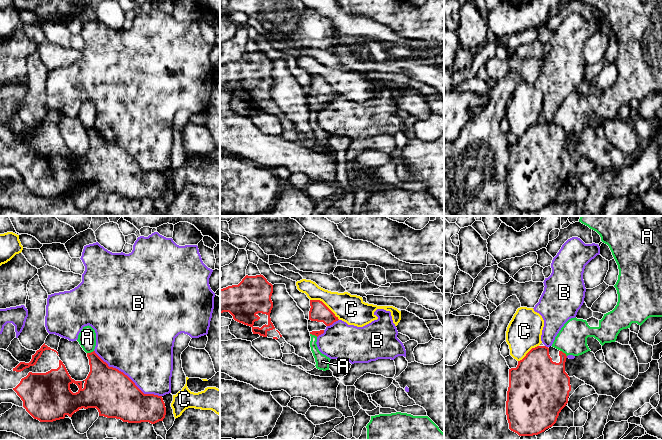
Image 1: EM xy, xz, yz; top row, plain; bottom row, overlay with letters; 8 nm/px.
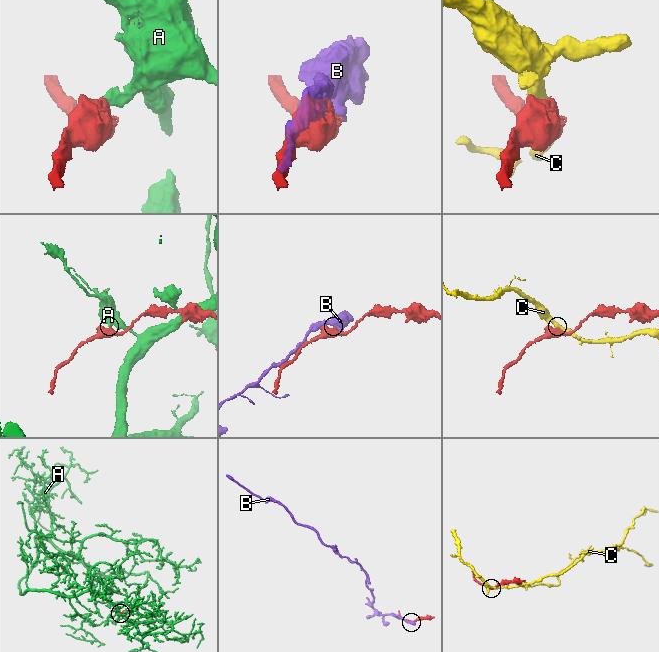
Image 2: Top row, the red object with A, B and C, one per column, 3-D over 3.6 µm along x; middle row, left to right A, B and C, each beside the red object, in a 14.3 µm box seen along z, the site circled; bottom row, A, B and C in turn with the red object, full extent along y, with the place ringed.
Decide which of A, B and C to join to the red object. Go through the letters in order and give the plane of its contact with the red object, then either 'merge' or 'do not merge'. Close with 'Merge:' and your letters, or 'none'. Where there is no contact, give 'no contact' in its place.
A: yz | do not merge
B: xy | do not merge
C: xz | do not merge
Merge: none

